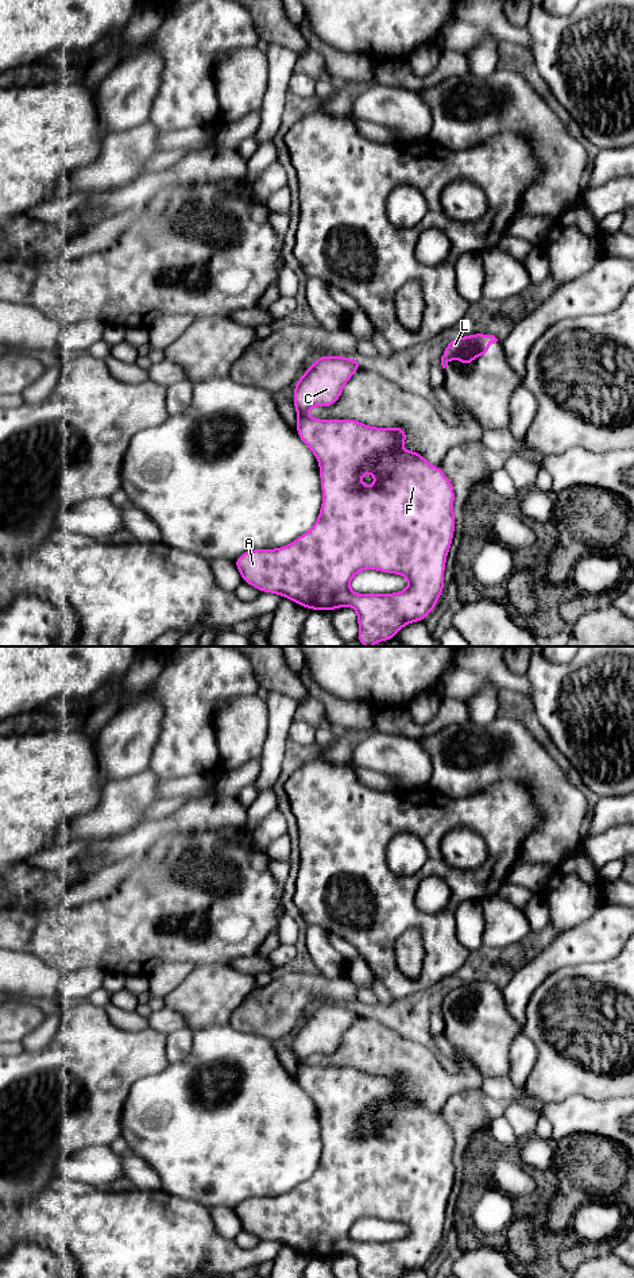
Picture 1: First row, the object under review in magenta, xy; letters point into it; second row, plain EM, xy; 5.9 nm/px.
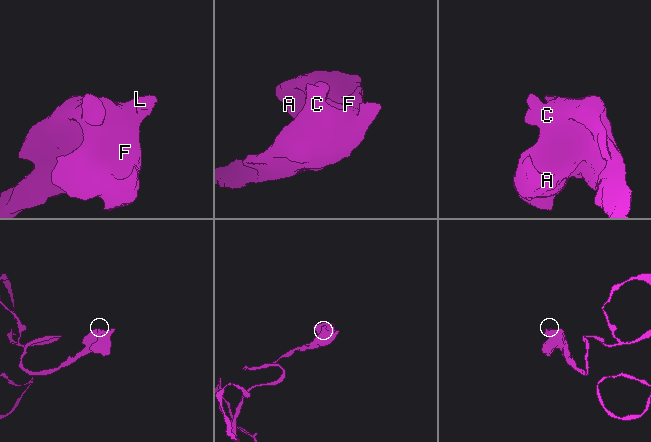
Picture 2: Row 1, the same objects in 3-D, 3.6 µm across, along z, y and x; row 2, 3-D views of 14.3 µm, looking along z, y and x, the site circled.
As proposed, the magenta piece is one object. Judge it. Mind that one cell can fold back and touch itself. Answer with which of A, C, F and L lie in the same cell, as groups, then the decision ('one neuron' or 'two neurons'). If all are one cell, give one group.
groups A C F L; one neuron

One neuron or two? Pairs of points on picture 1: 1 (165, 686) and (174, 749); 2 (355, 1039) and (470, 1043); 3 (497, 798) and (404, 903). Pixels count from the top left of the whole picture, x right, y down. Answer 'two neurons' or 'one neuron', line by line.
1: one neuron
2: two neurons
3: one neuron

